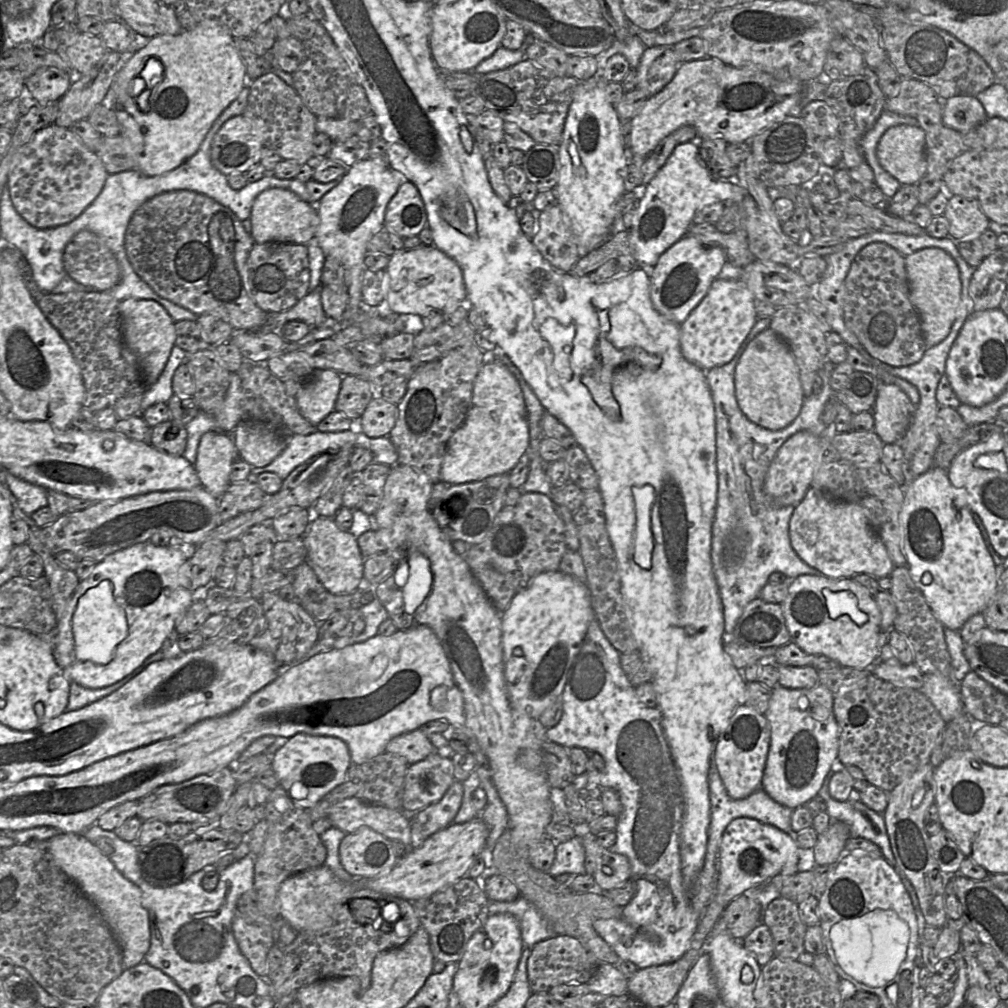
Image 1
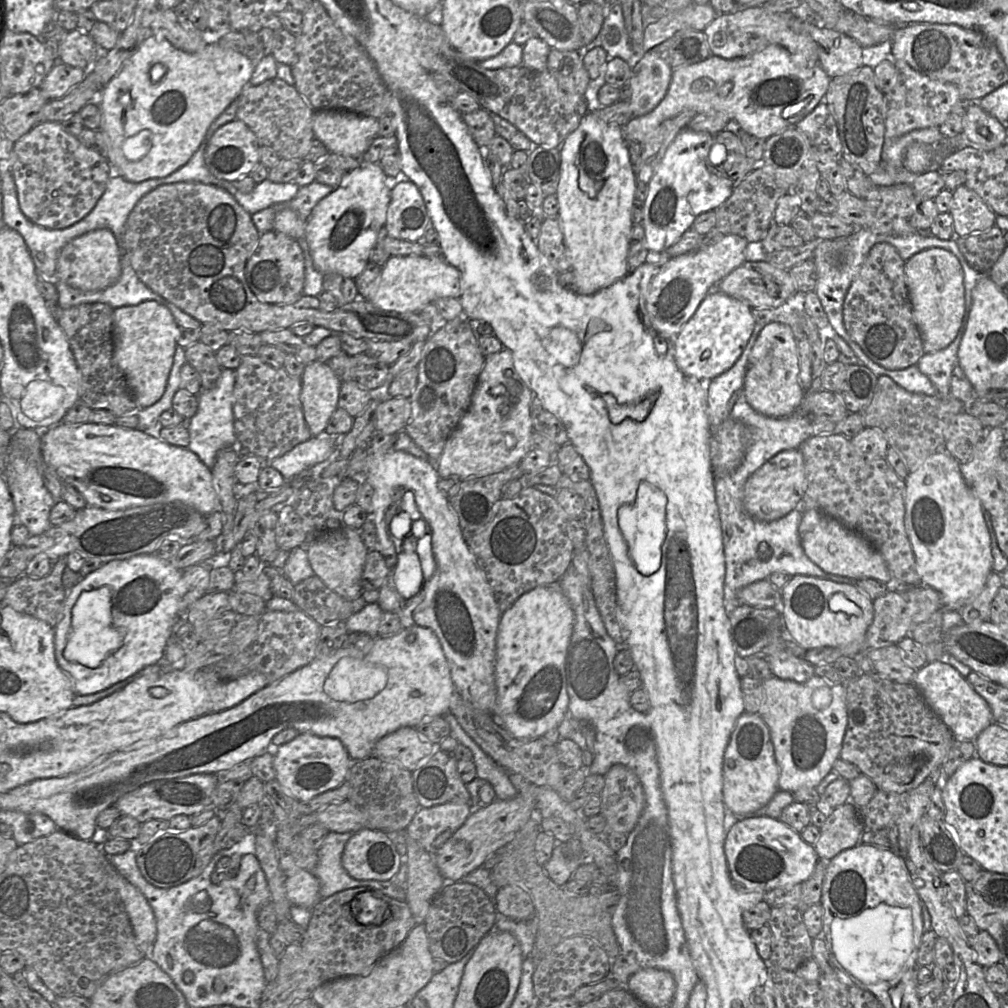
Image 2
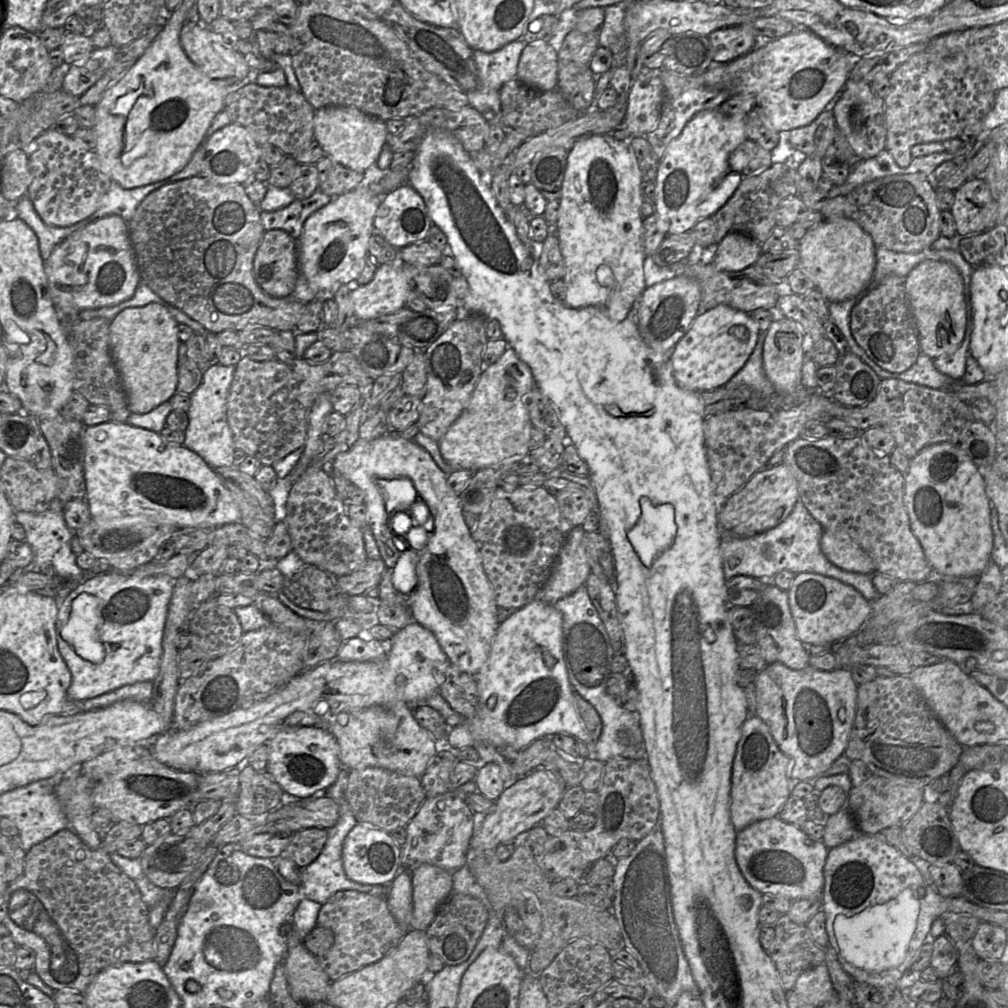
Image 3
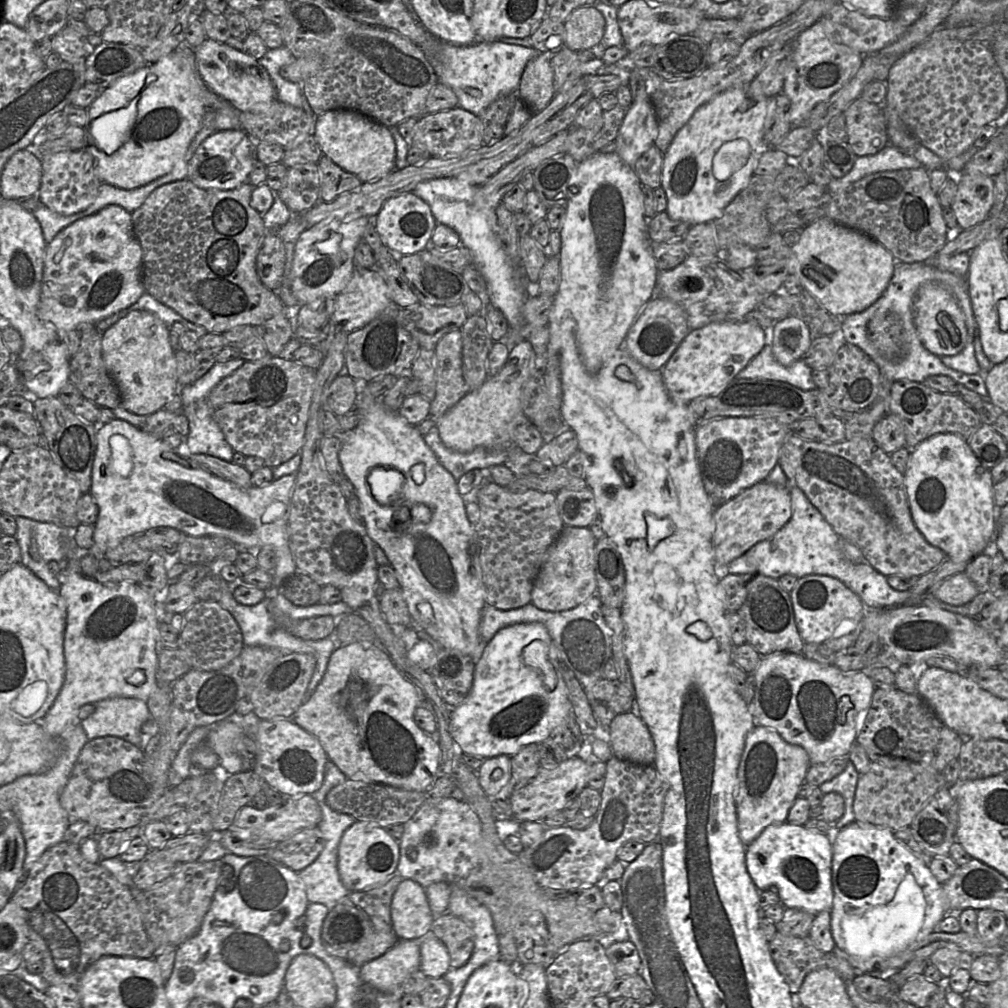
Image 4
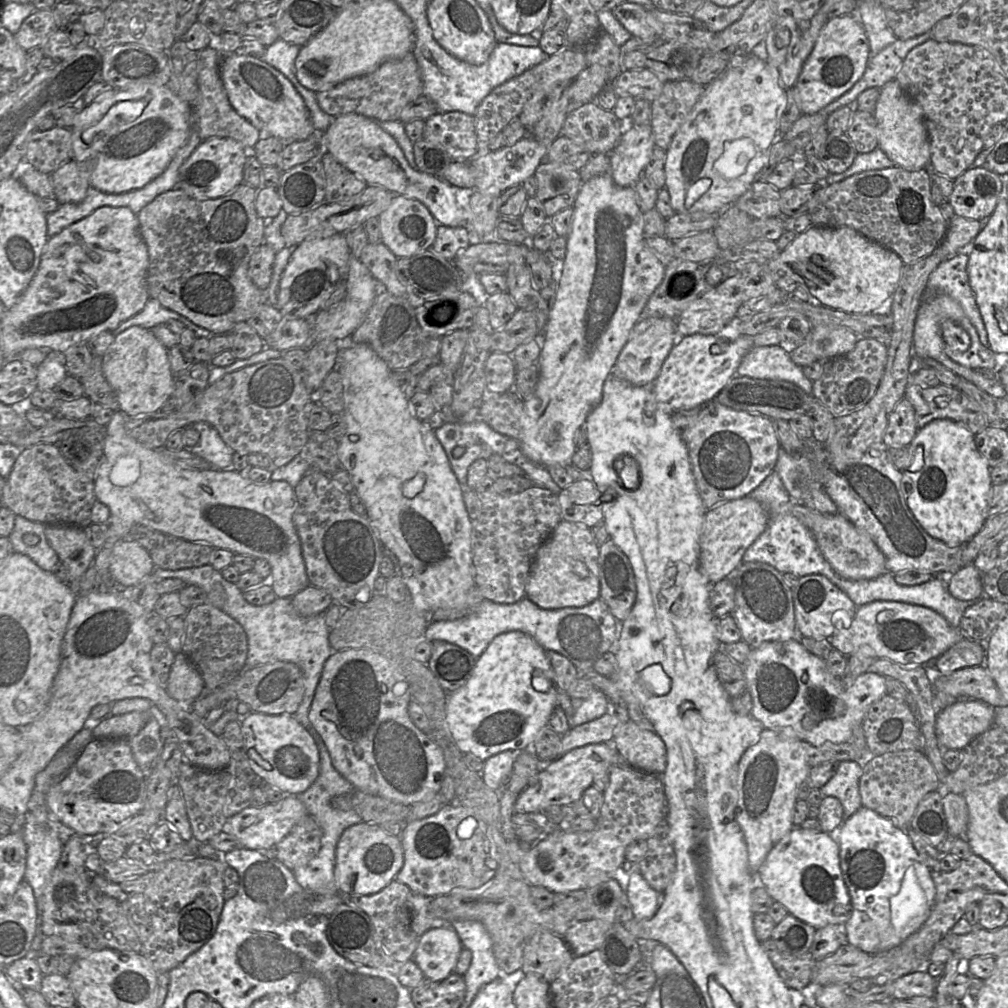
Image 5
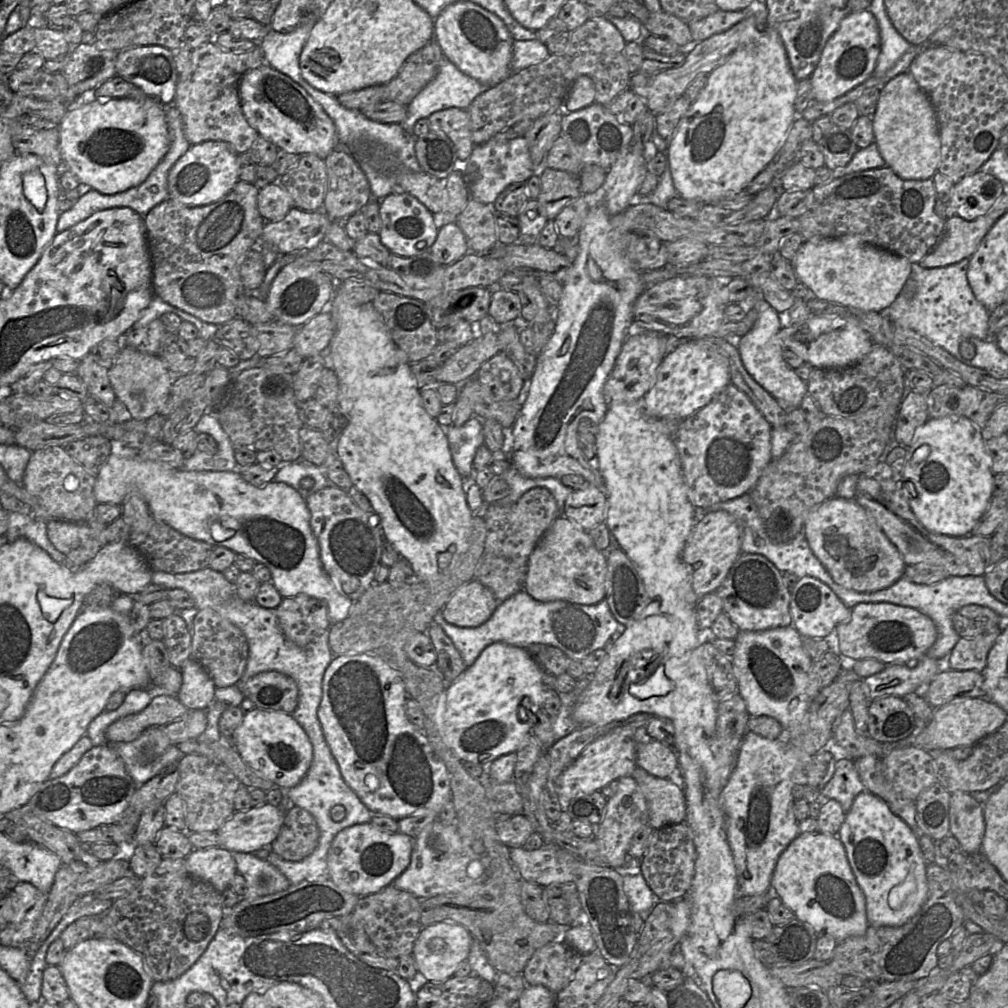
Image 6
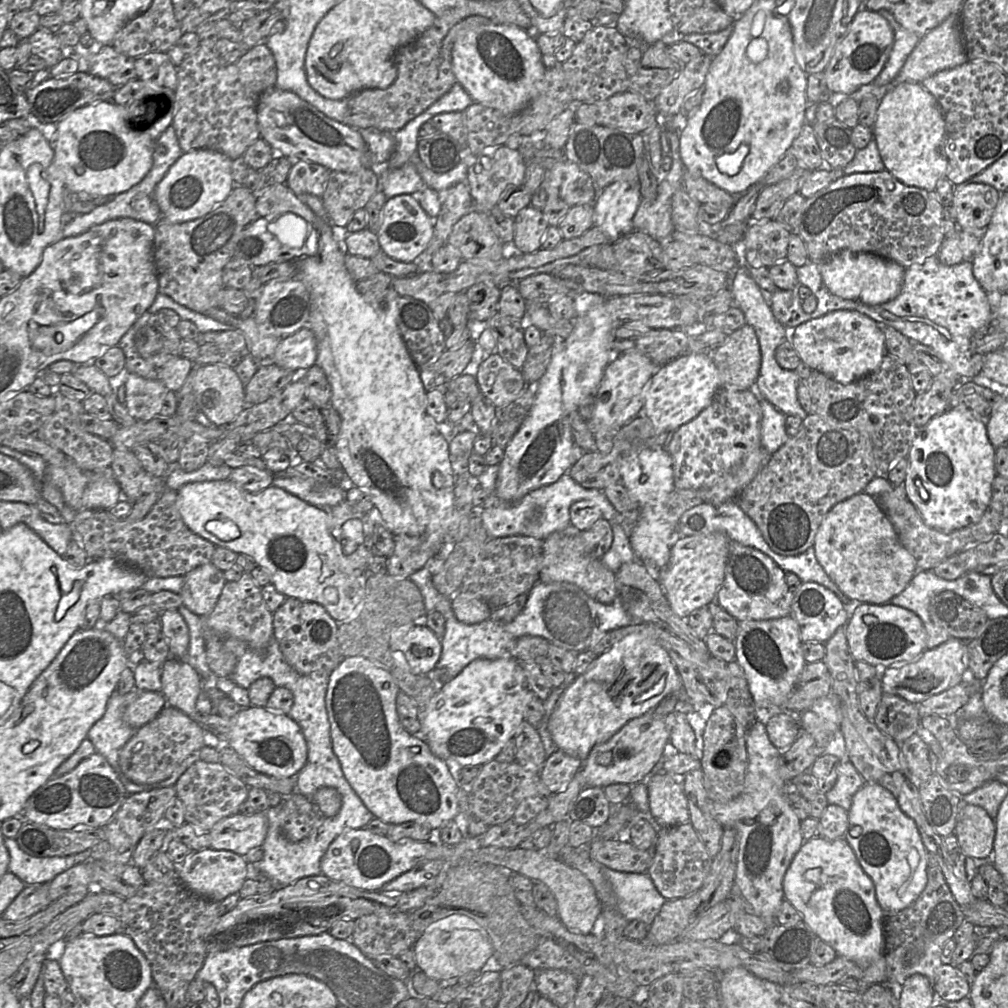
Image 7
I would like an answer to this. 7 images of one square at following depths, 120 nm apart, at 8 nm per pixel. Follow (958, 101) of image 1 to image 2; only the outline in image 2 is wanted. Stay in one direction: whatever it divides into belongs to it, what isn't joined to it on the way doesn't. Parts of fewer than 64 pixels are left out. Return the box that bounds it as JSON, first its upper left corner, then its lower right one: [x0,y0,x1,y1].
[962,102,1006,150]

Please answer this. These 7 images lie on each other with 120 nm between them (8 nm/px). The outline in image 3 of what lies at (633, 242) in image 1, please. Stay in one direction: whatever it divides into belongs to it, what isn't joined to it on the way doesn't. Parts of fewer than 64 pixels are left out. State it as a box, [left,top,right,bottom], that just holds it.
[654,108,747,235]

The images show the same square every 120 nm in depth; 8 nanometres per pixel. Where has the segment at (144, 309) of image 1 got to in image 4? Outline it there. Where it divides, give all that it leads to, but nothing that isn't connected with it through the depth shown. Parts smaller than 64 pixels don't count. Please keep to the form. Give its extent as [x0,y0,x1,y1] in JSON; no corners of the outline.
[102,310,179,415]

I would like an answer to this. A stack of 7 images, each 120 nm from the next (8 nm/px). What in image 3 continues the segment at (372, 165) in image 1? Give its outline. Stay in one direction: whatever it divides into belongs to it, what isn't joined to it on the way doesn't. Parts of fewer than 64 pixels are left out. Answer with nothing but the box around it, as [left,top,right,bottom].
[301,185,383,292]

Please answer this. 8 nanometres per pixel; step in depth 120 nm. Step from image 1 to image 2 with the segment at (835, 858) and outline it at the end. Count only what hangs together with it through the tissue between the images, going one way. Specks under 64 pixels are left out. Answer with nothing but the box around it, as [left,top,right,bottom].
[814,803,865,861]

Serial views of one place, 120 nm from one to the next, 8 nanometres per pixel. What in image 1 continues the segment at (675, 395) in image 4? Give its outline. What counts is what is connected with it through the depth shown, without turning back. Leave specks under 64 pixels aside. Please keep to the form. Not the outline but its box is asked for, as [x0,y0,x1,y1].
[680,278,757,371]

